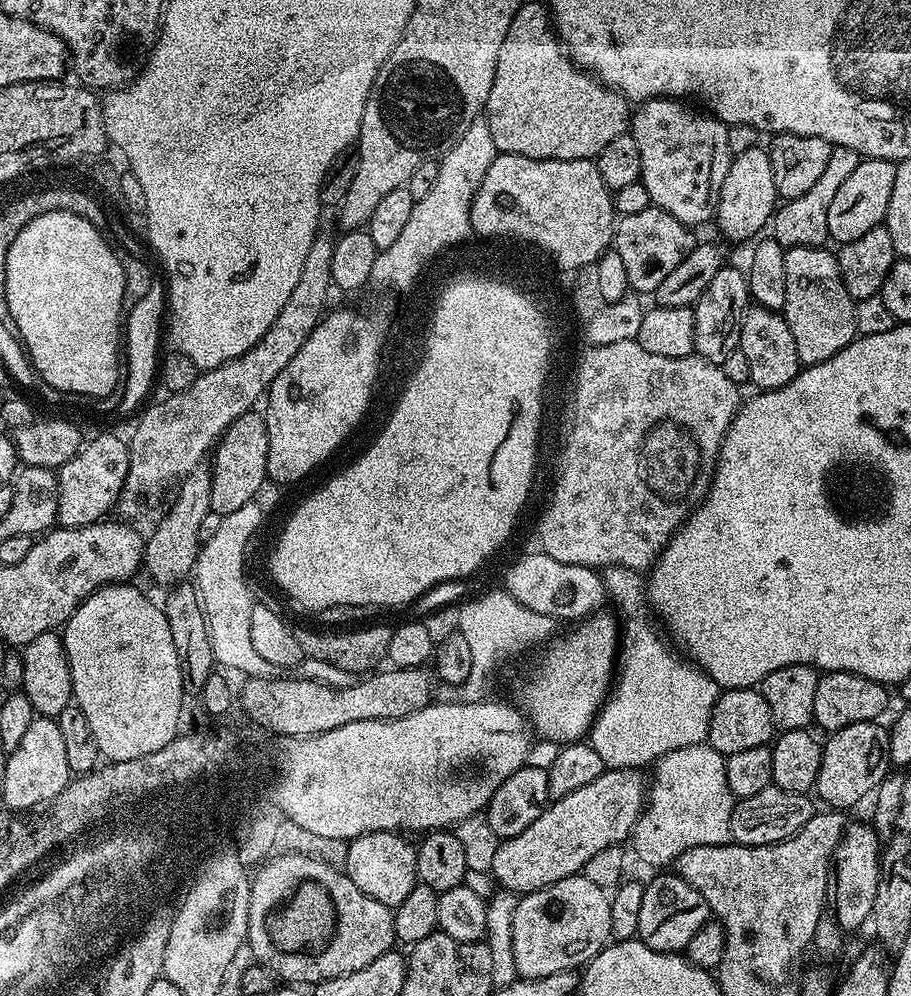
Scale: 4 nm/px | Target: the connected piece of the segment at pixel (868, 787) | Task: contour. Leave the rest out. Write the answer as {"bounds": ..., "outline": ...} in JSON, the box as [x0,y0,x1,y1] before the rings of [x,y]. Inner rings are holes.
{"bounds":[814,722,890,810],"outline":[[[854,722],[854,726],[846,726],[842,730],[831,733],[823,741],[822,766],[818,770],[818,778],[814,789],[815,795],[825,800],[827,807],[832,810],[849,810],[859,800],[864,800],[875,793],[878,785],[884,781],[890,772],[888,751],[889,729],[883,728],[883,723]]]}

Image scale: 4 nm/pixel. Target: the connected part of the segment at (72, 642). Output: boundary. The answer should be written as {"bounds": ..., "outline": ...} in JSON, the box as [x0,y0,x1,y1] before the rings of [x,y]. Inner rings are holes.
{"bounds":[62,582,186,762],"outline":[[[121,582],[99,588],[76,607],[74,614],[62,628],[64,649],[70,662],[70,678],[72,679],[74,703],[82,710],[82,714],[86,714],[86,718],[90,722],[90,730],[94,733],[94,742],[98,742],[100,755],[108,762],[113,760],[126,762],[130,758],[142,758],[142,754],[154,754],[154,750],[162,750],[162,746],[169,744],[181,731],[180,711],[184,708],[186,685],[184,682],[184,671],[180,668],[178,650],[174,650],[174,634],[170,634],[170,622],[166,622],[166,614],[163,607],[159,603],[155,604],[146,593],[139,592],[134,585],[135,583],[132,582]]]}

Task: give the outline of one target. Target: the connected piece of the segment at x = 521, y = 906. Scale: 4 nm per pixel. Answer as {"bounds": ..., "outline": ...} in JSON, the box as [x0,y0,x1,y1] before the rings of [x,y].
{"bounds":[513,874,612,980],"outline":[[[577,874],[570,878],[562,878],[558,882],[554,882],[550,886],[538,889],[537,892],[525,892],[516,901],[516,909],[514,910],[513,920],[513,952],[514,966],[516,967],[517,977],[525,980],[537,980],[546,974],[558,974],[559,972],[571,972],[579,969],[588,963],[606,947],[612,940],[612,931],[610,930],[610,896],[607,891],[598,886],[594,886],[594,882],[590,882],[583,874]]]}

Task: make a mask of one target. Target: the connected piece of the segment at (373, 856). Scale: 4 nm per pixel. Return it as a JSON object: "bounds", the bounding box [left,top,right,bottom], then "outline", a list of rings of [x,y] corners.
{"bounds":[343,831,418,910],"outline":[[[399,831],[367,832],[354,840],[347,841],[348,853],[344,856],[343,871],[370,898],[382,902],[395,910],[410,890],[418,883],[416,879],[416,844],[403,840]]]}

